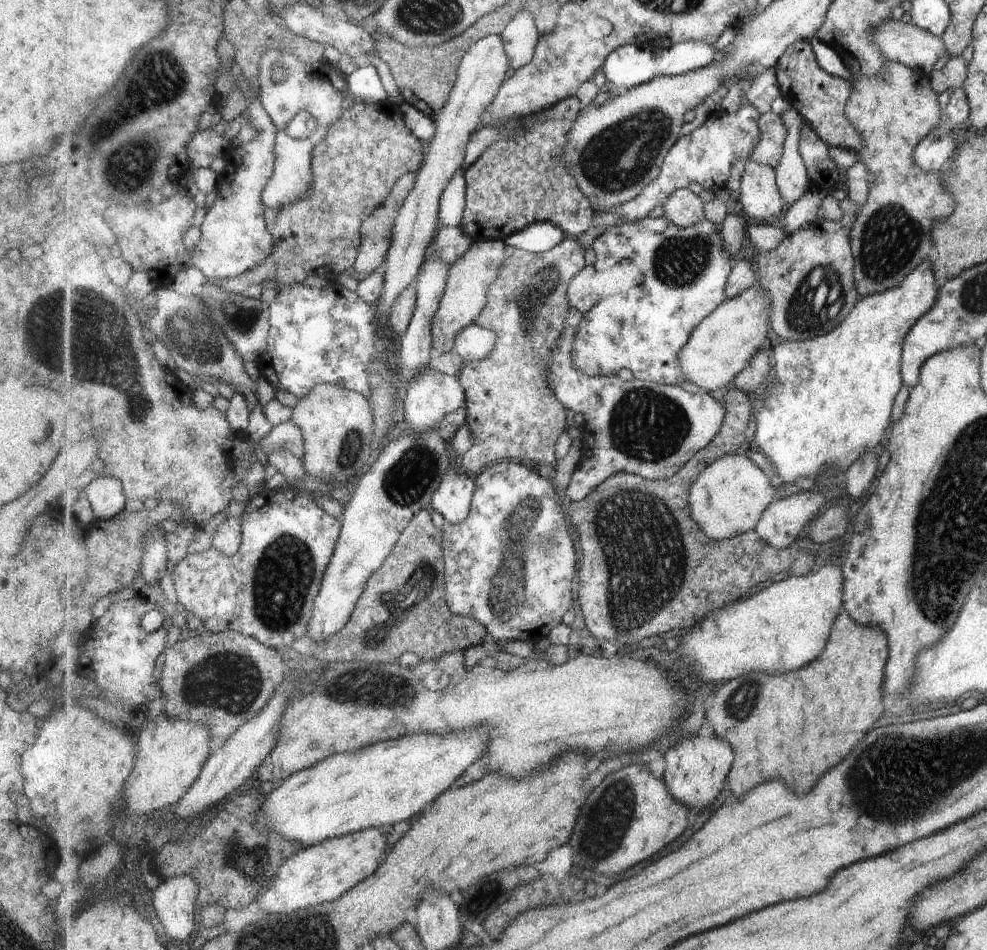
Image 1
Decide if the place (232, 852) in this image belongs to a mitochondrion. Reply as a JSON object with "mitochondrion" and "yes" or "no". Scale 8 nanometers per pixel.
{"mitochondrion":"yes"}

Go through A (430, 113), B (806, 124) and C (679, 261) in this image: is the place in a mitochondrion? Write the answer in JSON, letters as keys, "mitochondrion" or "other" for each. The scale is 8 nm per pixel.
{"A":"other","B":"other","C":"mitochondrion"}

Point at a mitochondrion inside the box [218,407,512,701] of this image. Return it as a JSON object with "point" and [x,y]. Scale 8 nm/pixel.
{"point":[282,574]}

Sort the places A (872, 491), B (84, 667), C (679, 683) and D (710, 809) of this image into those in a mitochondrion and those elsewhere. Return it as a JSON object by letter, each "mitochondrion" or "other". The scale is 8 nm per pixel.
{"A":"other","B":"other","C":"other","D":"other"}

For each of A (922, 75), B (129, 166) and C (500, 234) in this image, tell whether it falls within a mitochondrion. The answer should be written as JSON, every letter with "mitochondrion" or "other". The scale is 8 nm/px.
{"A":"other","B":"mitochondrion","C":"other"}

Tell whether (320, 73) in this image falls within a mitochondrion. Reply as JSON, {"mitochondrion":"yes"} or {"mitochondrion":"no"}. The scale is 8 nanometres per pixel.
{"mitochondrion":"no"}

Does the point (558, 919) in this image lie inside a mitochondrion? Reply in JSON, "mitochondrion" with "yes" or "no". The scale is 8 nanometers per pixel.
{"mitochondrion":"no"}

